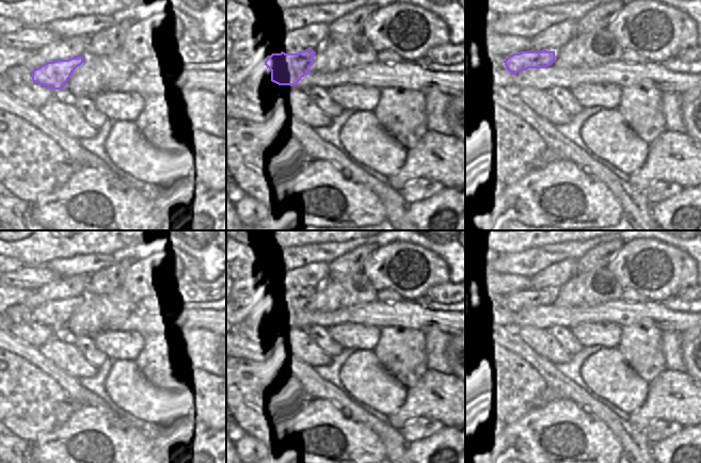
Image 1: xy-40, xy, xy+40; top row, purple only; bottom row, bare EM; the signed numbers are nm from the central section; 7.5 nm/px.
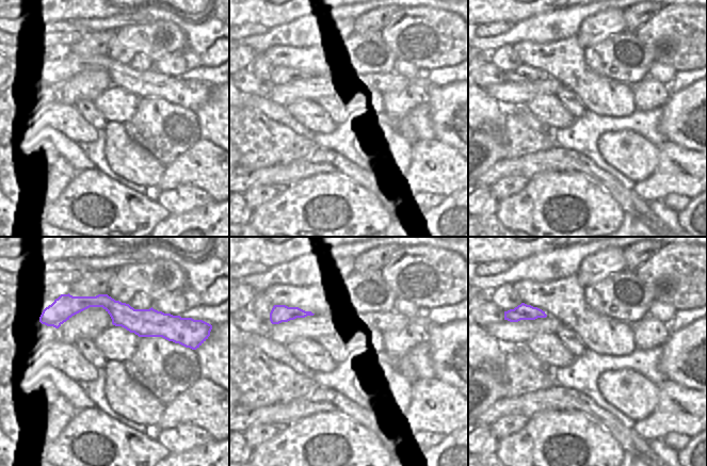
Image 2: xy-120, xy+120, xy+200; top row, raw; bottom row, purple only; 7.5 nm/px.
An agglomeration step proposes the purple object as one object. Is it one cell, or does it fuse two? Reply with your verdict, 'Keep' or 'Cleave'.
Keep

